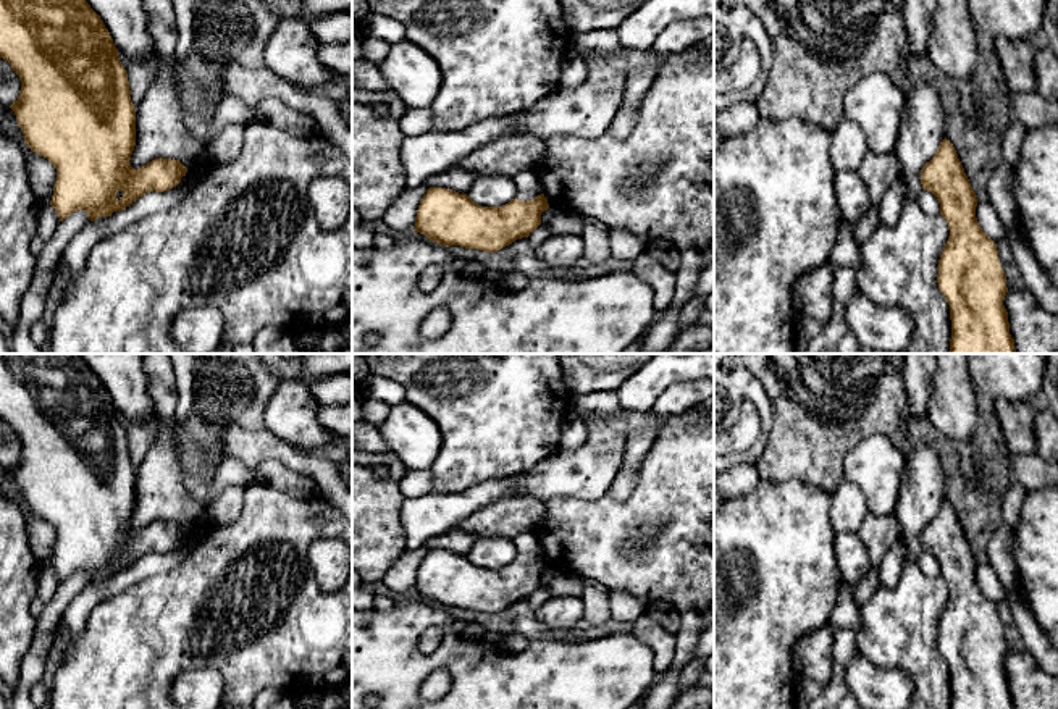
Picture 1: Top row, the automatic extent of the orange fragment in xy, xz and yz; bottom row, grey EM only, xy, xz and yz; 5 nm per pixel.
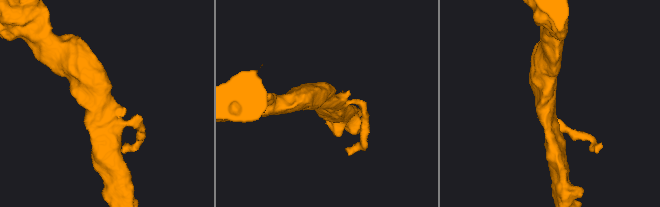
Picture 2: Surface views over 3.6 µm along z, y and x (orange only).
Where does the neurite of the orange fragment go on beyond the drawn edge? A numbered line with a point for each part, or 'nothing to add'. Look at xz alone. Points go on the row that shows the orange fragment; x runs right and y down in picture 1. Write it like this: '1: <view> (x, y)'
1: xz (527, 183)

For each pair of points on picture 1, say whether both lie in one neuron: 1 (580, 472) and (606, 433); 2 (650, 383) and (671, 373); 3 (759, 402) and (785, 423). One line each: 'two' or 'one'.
1: one
2: one
3: two

